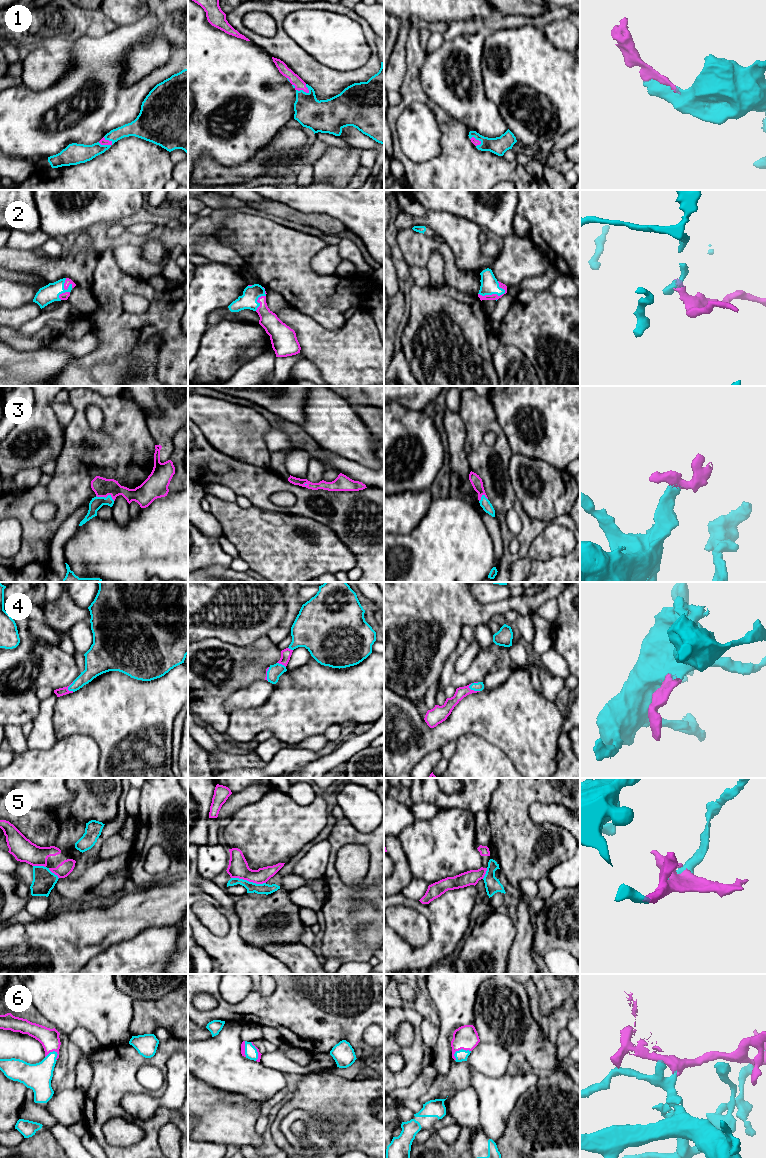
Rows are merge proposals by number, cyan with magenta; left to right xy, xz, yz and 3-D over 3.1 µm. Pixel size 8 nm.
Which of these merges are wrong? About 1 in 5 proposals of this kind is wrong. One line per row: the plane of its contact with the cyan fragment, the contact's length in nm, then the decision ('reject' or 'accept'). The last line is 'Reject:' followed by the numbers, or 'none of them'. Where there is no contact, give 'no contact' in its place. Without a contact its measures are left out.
1: xy | 120 nm | accept
2: yz | 220 nm | accept
3: xy | 160 nm | accept
4: yz | 100 nm | accept
5: xz | 280 nm | accept
6: yz | 150 nm | accept
Reject: none of them

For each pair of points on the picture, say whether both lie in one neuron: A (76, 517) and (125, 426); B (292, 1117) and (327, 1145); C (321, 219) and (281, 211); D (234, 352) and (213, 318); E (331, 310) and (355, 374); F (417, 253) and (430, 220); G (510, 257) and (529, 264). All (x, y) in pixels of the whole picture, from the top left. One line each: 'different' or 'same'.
A: different
B: same
C: same
D: different
E: different
F: different
G: same

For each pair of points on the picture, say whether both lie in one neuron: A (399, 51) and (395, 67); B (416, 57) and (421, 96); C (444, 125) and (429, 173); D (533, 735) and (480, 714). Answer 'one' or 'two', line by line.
A: one
B: one
C: one
D: one

